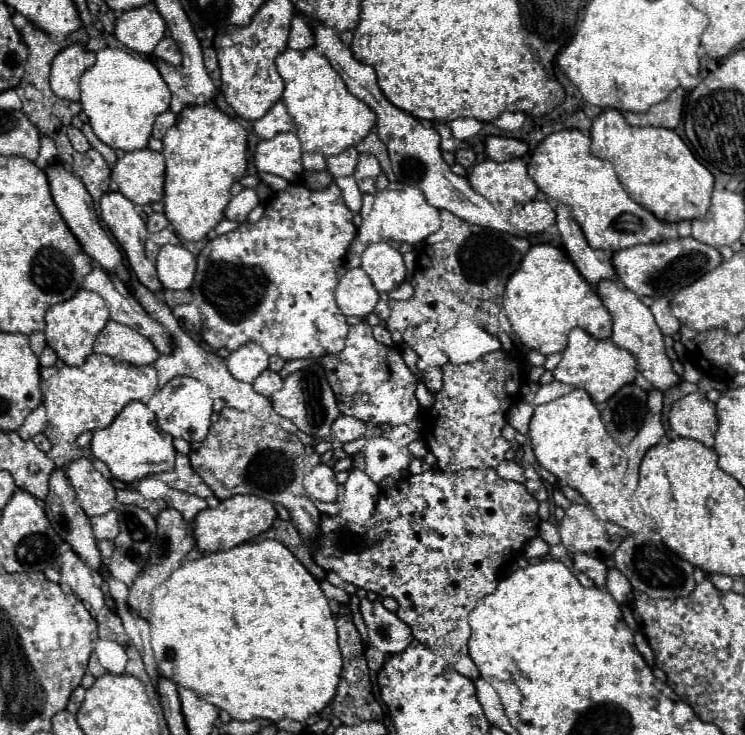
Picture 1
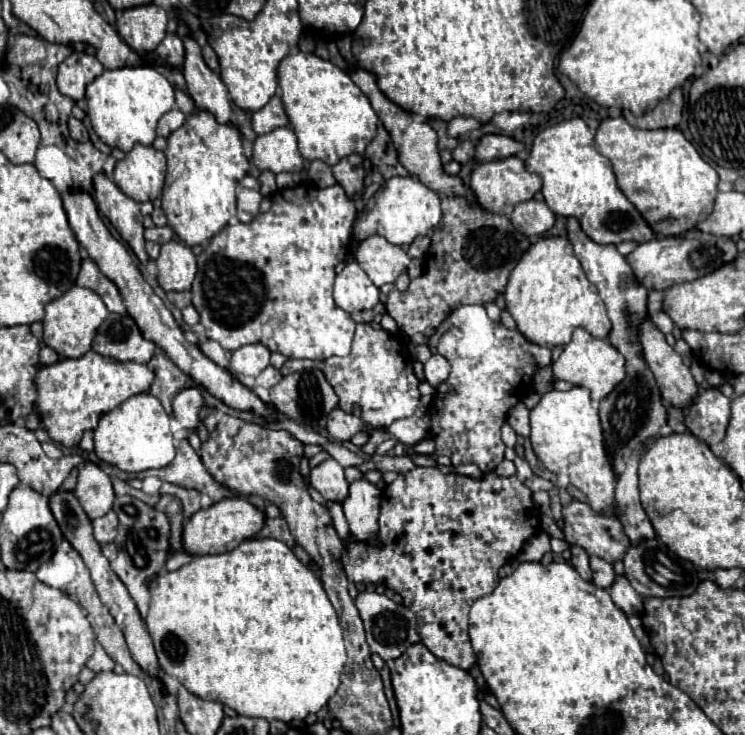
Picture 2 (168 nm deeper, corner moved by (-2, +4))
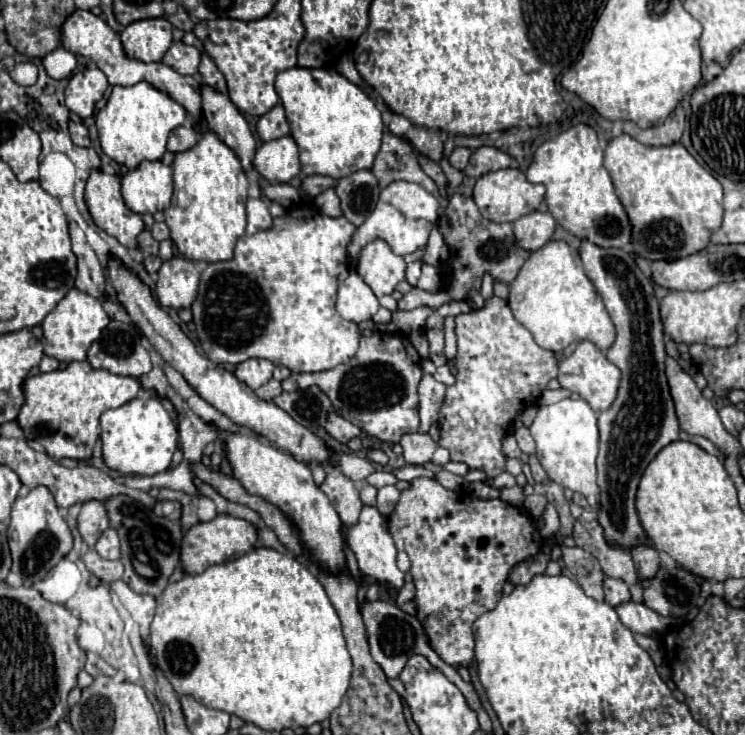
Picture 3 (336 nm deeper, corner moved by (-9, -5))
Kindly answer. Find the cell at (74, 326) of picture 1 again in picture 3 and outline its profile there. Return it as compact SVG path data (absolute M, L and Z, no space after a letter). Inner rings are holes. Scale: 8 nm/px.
M72 289L42 321L42 329L44 329L44 337L42 337L42 345L44 345L44 355L48 357L56 357L58 361L64 363L72 363L72 361L84 361L86 353L92 345L92 341L96 341L102 333L102 329L110 323L108 313L104 311L102 303L78 289Z

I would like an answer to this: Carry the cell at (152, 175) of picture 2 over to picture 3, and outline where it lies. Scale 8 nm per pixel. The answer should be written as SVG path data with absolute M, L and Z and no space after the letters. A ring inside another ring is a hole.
M142 161L122 177L122 197L134 213L164 211L172 199L172 167L162 161Z

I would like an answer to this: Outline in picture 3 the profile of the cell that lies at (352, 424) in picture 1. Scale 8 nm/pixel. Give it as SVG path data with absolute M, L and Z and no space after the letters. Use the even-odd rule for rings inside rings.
M330 413L326 419L326 431L340 443L348 443L354 437L362 435L362 429L358 425L354 425L352 421L340 417L338 413Z

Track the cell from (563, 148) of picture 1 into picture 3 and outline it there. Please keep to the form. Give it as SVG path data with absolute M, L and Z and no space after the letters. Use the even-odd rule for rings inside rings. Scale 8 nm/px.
M580 123L552 139L548 139L546 143L542 143L534 153L530 167L526 169L526 179L530 183L546 185L548 211L568 233L572 233L580 239L588 239L598 247L624 247L632 241L632 223L628 221L628 215L624 213L624 207L614 191L612 179L610 179L606 167L602 165L602 149L598 145L598 137L592 127Z

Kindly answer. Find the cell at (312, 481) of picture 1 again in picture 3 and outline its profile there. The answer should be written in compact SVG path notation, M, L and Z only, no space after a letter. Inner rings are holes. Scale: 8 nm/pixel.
M330 471L324 479L324 483L320 485L320 489L326 493L330 503L334 505L334 509L340 515L342 523L346 527L352 527L358 521L360 509L362 509L360 493L358 493L356 485L352 483L352 479L348 479L342 473Z

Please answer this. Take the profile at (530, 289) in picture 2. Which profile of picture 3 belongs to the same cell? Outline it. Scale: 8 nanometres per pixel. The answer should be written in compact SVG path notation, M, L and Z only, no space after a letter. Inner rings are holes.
M548 241L542 249L530 253L518 277L510 285L508 305L516 321L532 333L534 341L542 349L554 353L564 351L568 345L584 339L606 351L616 339L616 329L602 303L602 297L586 277L578 251L566 241Z

